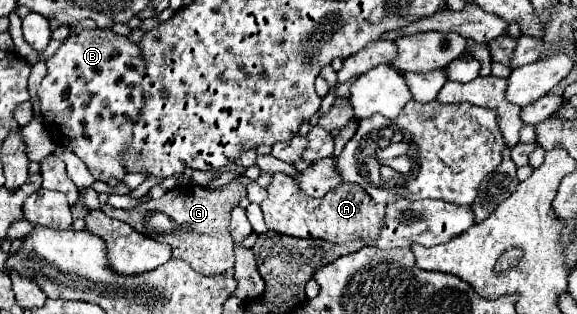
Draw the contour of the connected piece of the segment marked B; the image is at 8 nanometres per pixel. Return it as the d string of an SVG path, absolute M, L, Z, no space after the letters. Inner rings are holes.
M85 28L81 34L69 36L47 60L47 76L39 86L45 126L53 140L71 148L97 180L123 180L127 174L119 154L123 146L131 144L131 120L143 106L143 70L139 46L127 36L101 28Z

